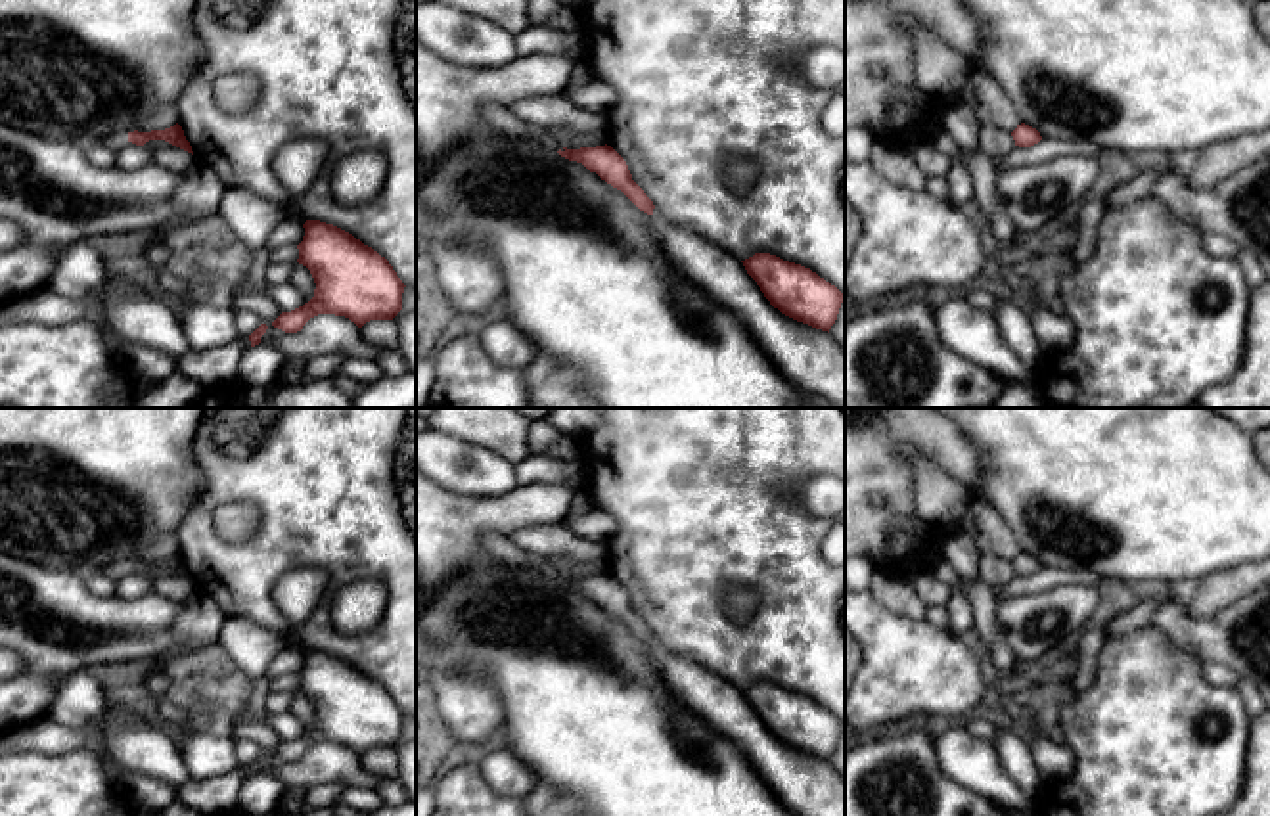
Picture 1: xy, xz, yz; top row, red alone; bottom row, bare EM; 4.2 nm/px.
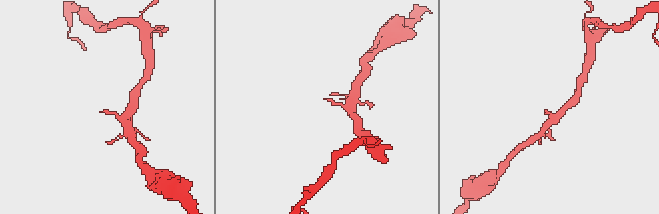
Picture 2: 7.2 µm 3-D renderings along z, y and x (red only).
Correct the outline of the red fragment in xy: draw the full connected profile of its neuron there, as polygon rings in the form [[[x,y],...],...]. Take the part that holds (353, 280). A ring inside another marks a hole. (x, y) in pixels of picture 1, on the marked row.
[[[320,220],[303,224],[297,262],[314,278],[314,297],[282,312],[272,326],[297,333],[318,314],[345,316],[362,328],[370,320],[393,320],[402,310],[404,283],[372,247],[352,234]]]

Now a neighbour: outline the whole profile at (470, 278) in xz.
[[[439,241],[431,249],[435,272],[460,326],[479,326],[496,314],[500,268],[481,247]]]

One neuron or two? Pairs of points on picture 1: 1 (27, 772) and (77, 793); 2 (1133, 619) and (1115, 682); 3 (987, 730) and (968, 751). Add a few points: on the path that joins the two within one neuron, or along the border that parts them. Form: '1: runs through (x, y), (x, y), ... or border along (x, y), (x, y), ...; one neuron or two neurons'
1: runs through (39, 784), (48, 793), (66, 793); one neuron
2: border along (1150, 623), (1108, 638); two neurons
3: border along (962, 721), (972, 732), (993, 744); two neurons

